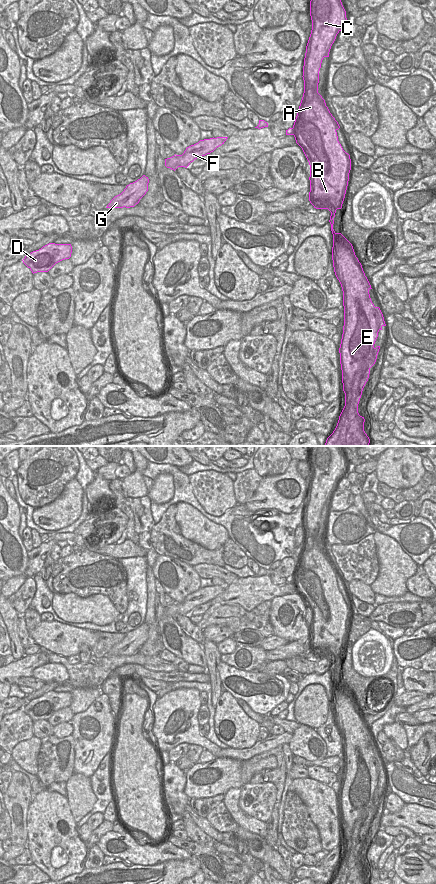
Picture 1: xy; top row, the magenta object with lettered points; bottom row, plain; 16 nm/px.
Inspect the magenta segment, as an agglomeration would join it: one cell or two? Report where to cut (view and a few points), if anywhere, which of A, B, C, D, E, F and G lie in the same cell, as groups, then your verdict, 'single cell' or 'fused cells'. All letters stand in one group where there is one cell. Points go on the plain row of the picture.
cut xy (291, 576), (293, 582); groups A B C E / D F G; fused cells

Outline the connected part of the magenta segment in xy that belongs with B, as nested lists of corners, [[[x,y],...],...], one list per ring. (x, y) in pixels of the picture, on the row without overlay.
[[[311,446],[310,464],[312,478],[306,494],[303,514],[304,541],[293,573],[296,591],[302,596],[310,613],[309,649],[316,657],[328,657],[331,660],[330,672],[333,682],[332,708],[334,720],[343,739],[344,774],[339,796],[342,818],[345,854],[339,864],[337,874],[330,884],[367,884],[364,879],[364,865],[358,861],[358,852],[363,836],[368,829],[370,816],[375,812],[380,794],[374,795],[378,780],[386,774],[379,755],[371,749],[371,733],[365,724],[362,713],[355,703],[352,692],[333,677],[335,661],[342,656],[345,646],[349,621],[350,603],[338,589],[338,570],[330,561],[325,548],[318,541],[319,519],[324,505],[329,500],[337,482],[345,475],[346,459],[340,446]]]

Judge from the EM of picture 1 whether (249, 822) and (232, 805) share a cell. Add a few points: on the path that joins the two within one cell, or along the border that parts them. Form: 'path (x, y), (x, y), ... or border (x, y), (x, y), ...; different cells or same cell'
path (244, 819), (235, 810); same cell

